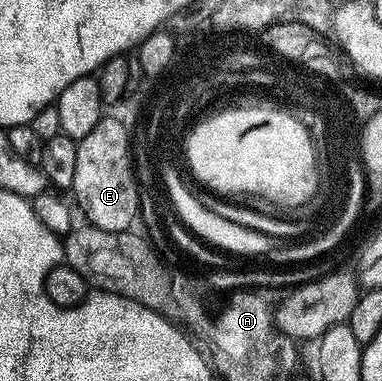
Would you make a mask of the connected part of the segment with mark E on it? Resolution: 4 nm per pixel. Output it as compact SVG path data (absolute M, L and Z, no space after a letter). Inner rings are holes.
M103 116L102 120L78 142L76 151L76 179L72 196L78 200L89 224L100 231L124 233L129 230L127 221L134 213L134 186L131 184L126 156L130 153L130 132L116 118Z

